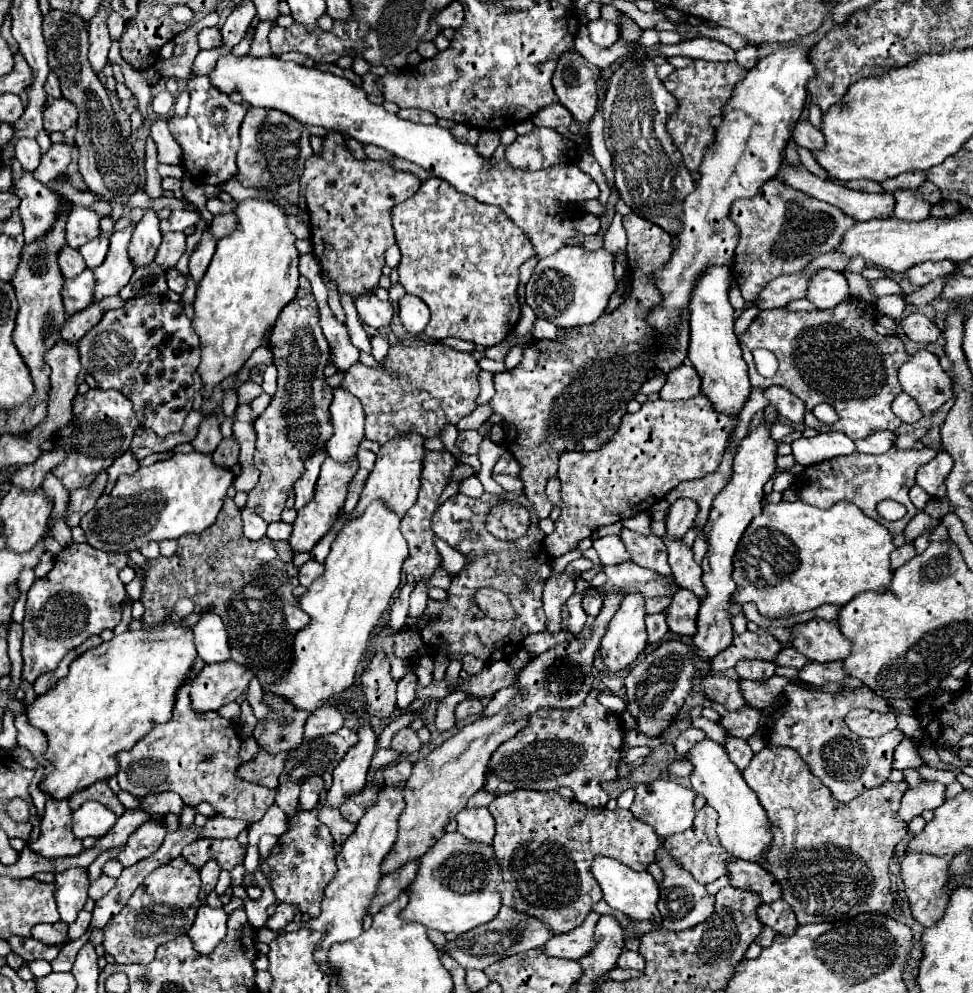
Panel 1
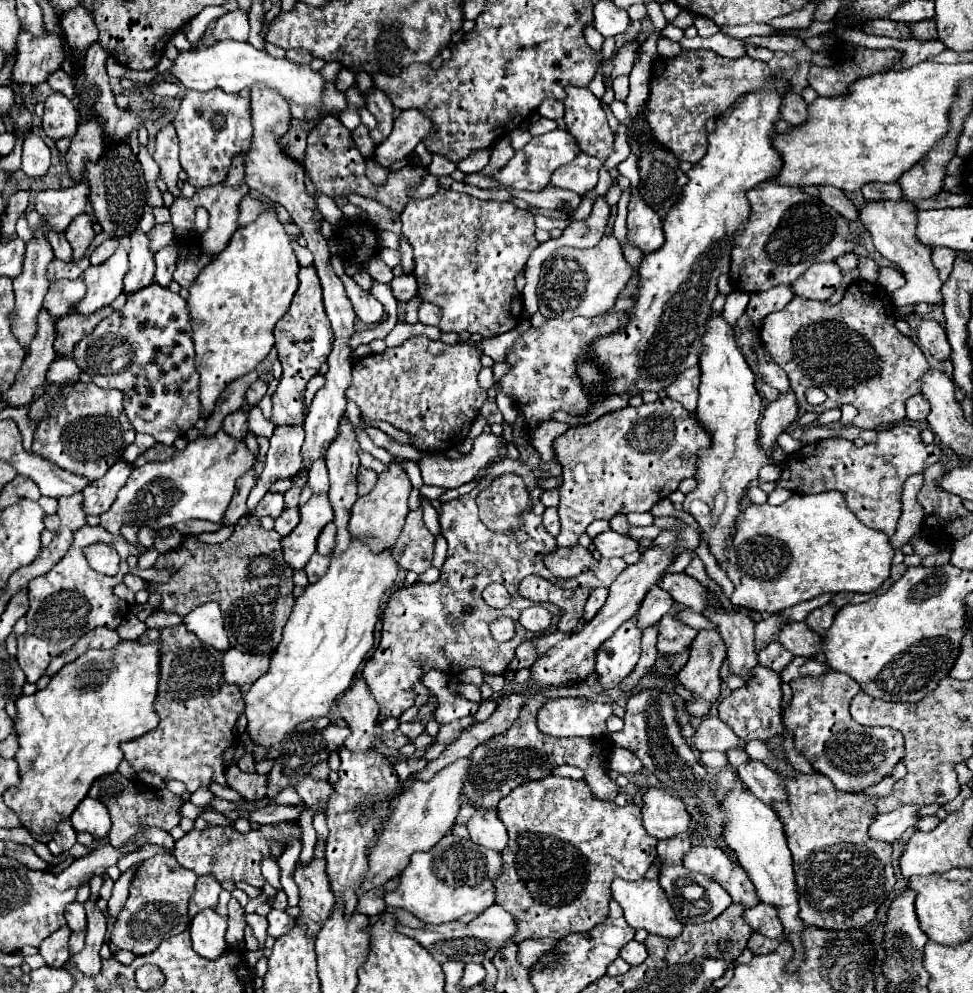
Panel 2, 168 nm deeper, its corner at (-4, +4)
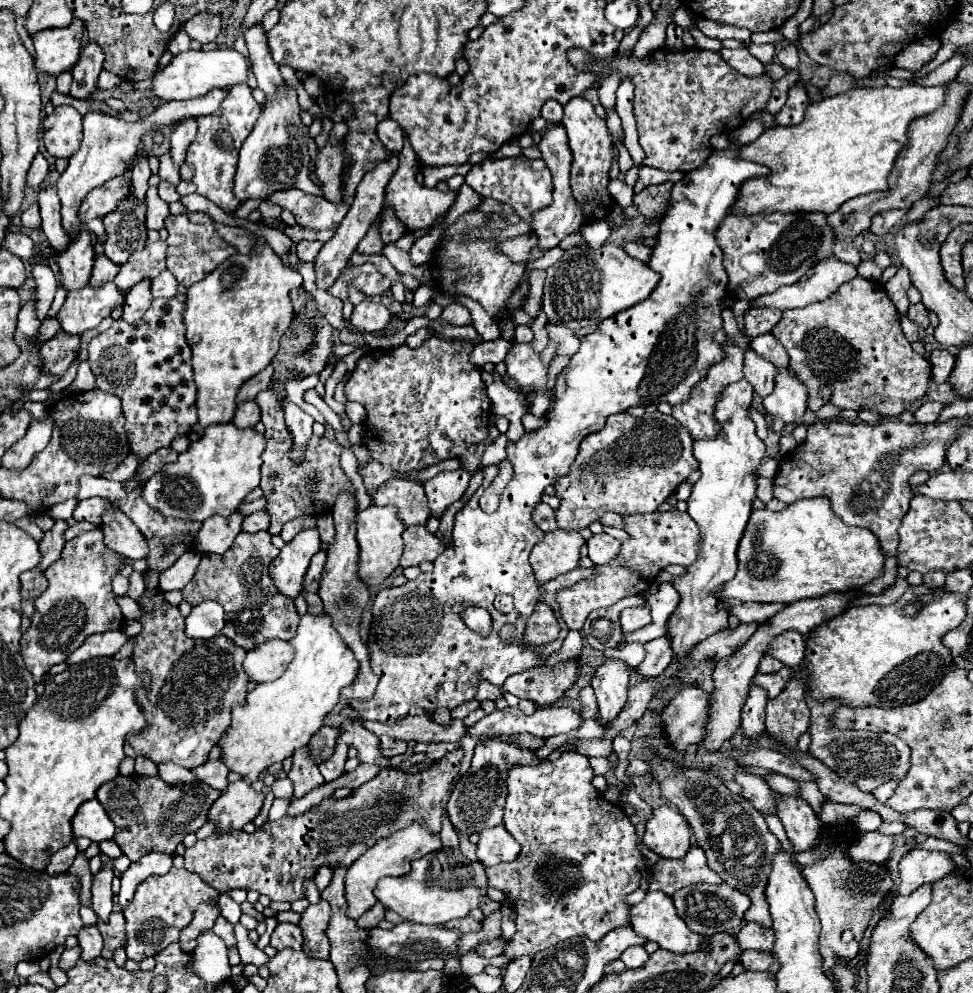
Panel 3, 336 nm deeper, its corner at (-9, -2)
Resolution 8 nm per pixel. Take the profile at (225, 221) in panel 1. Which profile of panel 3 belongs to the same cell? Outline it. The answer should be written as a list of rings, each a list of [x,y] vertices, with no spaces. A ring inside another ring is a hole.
[[[263,200],[257,210],[261,212],[261,218],[263,218],[265,222],[269,222],[269,224],[273,222],[273,218],[279,218],[279,214],[281,214],[281,206],[277,206],[277,204],[269,202],[269,200]]]

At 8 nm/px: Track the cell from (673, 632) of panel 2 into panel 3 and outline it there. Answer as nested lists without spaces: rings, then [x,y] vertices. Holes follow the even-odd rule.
[[[661,636],[661,638],[645,644],[645,658],[635,668],[635,672],[641,678],[657,678],[669,666],[671,658],[673,658],[673,652],[669,648],[669,640],[665,636]]]

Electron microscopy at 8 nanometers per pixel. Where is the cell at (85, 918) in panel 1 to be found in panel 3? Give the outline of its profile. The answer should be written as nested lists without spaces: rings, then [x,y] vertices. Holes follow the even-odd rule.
[[[77,946],[63,950],[63,954],[61,954],[61,958],[59,958],[59,968],[61,968],[63,972],[67,972],[69,968],[75,966],[75,962],[79,960],[79,956],[81,956],[81,950],[79,950]]]

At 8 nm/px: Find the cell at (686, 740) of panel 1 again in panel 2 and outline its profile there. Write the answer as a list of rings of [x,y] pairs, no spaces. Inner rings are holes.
[[[706,716],[700,722],[700,726],[696,728],[694,748],[698,752],[706,752],[706,750],[726,752],[732,746],[744,748],[744,742],[740,742],[740,738],[736,738],[736,734],[730,730],[730,726],[724,724],[718,716]]]

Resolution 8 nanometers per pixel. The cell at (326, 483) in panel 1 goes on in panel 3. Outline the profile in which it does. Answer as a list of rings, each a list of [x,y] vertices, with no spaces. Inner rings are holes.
[[[309,528],[299,532],[291,542],[283,546],[277,558],[269,564],[269,576],[279,594],[295,600],[303,590],[303,576],[309,568],[311,556],[319,550],[319,532]]]

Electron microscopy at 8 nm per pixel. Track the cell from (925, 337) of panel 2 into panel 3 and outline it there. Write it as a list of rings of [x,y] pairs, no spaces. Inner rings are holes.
[[[933,350],[931,356],[929,356],[929,362],[931,362],[933,382],[937,382],[937,384],[947,382],[949,374],[951,374],[951,370],[955,366],[955,358],[947,350]]]

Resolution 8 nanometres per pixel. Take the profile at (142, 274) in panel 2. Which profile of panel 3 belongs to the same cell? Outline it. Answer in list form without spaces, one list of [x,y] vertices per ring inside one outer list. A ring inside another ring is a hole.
[[[139,282],[127,292],[127,298],[123,304],[123,320],[125,322],[129,322],[129,324],[137,322],[147,312],[147,308],[151,306],[153,298],[149,292],[149,284],[151,282]]]

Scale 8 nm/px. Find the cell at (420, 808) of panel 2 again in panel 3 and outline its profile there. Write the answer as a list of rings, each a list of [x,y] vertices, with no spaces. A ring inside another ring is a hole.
[[[411,824],[409,828],[395,832],[395,836],[389,836],[385,840],[379,840],[373,848],[369,848],[353,866],[349,866],[347,876],[345,876],[345,898],[347,898],[347,916],[357,920],[359,916],[363,916],[367,910],[371,910],[377,900],[373,896],[373,890],[377,886],[377,882],[383,876],[403,876],[409,872],[411,862],[427,856],[433,850],[441,848],[441,840],[439,836],[433,836],[427,828],[421,828],[421,824]]]

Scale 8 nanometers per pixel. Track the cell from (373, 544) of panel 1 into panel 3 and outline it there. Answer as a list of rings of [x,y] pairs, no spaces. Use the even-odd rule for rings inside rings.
[[[305,614],[305,616],[301,616],[297,636],[291,638],[289,642],[293,646],[297,646],[297,654],[295,654],[293,662],[287,666],[285,674],[281,678],[273,680],[273,682],[257,684],[251,692],[247,692],[245,704],[233,704],[233,722],[227,728],[227,732],[221,736],[221,740],[217,742],[217,746],[221,750],[221,762],[231,772],[247,778],[249,784],[257,782],[259,774],[263,774],[269,766],[283,762],[297,748],[301,748],[309,742],[309,738],[321,728],[323,718],[339,702],[341,688],[349,686],[355,680],[357,670],[359,670],[359,664],[357,664],[353,652],[349,652],[349,648],[345,648],[345,644],[341,642],[341,638],[335,632],[327,614],[321,614],[321,616]]]

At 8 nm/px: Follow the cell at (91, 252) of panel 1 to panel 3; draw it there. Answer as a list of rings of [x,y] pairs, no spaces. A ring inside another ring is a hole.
[[[99,254],[95,258],[95,266],[93,266],[93,272],[91,272],[91,286],[93,288],[101,288],[103,284],[107,282],[113,282],[113,278],[117,276],[119,272],[119,266],[113,264],[105,254]]]

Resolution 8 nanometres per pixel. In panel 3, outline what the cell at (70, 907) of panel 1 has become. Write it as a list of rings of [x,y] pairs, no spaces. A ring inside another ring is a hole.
[[[83,926],[81,928],[79,948],[81,948],[81,958],[89,964],[93,964],[93,960],[101,956],[103,940],[101,940],[101,932],[97,930],[97,926]]]

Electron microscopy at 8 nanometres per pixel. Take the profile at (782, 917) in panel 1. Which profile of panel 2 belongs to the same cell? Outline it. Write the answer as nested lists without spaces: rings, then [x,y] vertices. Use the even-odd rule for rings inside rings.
[[[758,904],[744,912],[746,922],[752,926],[754,932],[760,932],[768,938],[780,938],[784,934],[782,922],[778,918],[778,910],[772,904]]]

